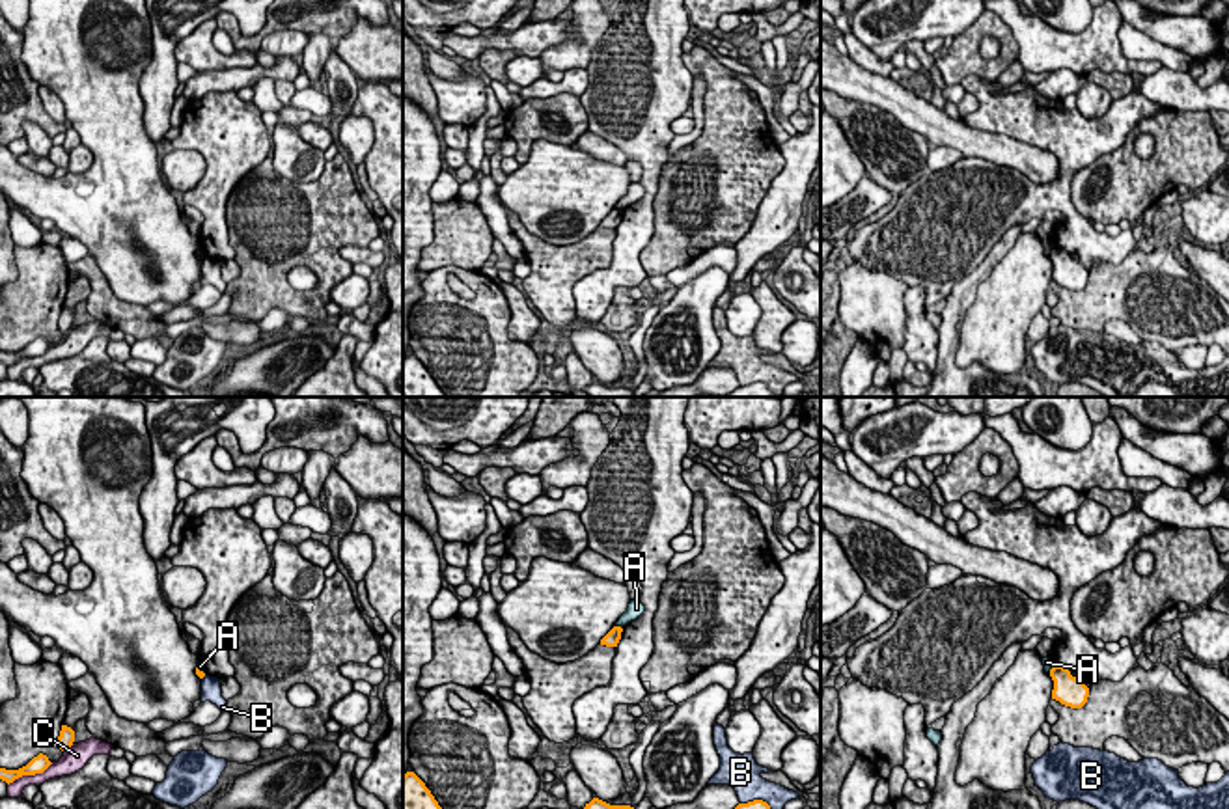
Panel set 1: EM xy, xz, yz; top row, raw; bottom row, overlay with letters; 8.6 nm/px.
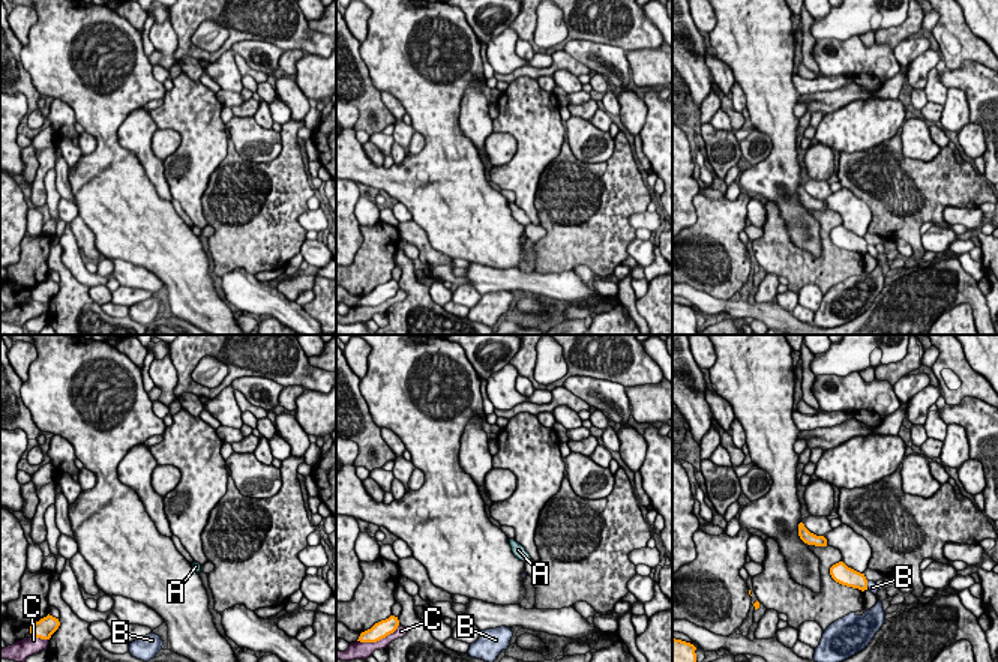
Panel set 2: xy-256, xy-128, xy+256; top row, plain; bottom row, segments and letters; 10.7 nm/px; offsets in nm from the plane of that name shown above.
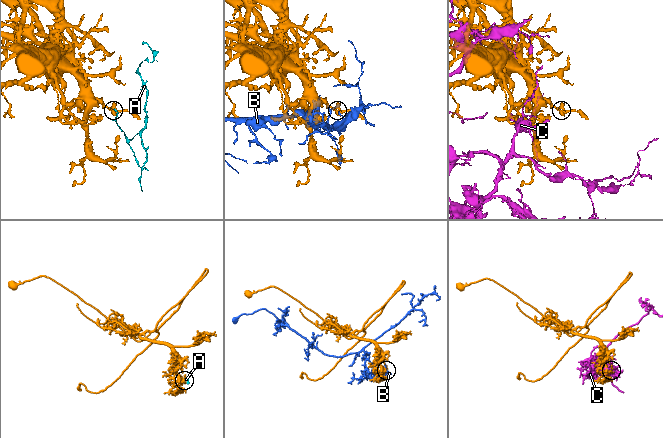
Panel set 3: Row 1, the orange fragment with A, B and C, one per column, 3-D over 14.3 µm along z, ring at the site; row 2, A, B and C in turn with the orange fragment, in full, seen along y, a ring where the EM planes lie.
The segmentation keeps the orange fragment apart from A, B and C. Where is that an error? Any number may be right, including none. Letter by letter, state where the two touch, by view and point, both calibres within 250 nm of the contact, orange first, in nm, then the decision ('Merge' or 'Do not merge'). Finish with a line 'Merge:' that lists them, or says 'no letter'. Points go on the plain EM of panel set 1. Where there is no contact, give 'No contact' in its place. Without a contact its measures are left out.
A: Touches orange at xz (620, 209). Thickness 130 nm (orange) against 140 nm. Do not merge
B: Touches orange at xz (759, 383). Thickness 240 nm (orange) against 280 nm. Do not merge
C: Touches orange at xy (30, 356). Thickness 160 nm (orange) against 130 nm. Do not merge
Merge: no letter

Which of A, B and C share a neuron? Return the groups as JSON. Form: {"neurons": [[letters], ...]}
{"neurons": [["A"], ["B"], ["C"]]}

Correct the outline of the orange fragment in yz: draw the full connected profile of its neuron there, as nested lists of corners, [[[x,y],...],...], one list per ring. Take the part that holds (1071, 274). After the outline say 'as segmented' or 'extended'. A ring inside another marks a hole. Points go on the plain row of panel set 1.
[[[1052,246],[1050,259],[1054,263],[1052,281],[1070,291],[1082,291],[1087,285],[1089,270],[1067,250]]] | as segmented

